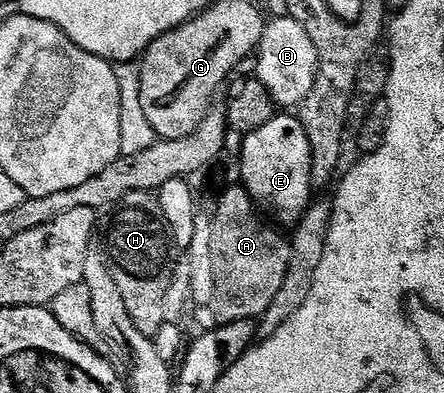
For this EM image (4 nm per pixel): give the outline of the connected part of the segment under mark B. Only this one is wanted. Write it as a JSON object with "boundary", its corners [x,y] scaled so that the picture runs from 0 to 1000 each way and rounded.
{"boundary":[[[653,43],[635,46],[619,48],[613,59],[608,51],[595,66],[592,92],[570,150],[577,181],[572,188],[622,275],[664,277],[682,265],[687,247],[696,247],[705,226],[712,176],[718,170],[718,137],[669,51]]]}

